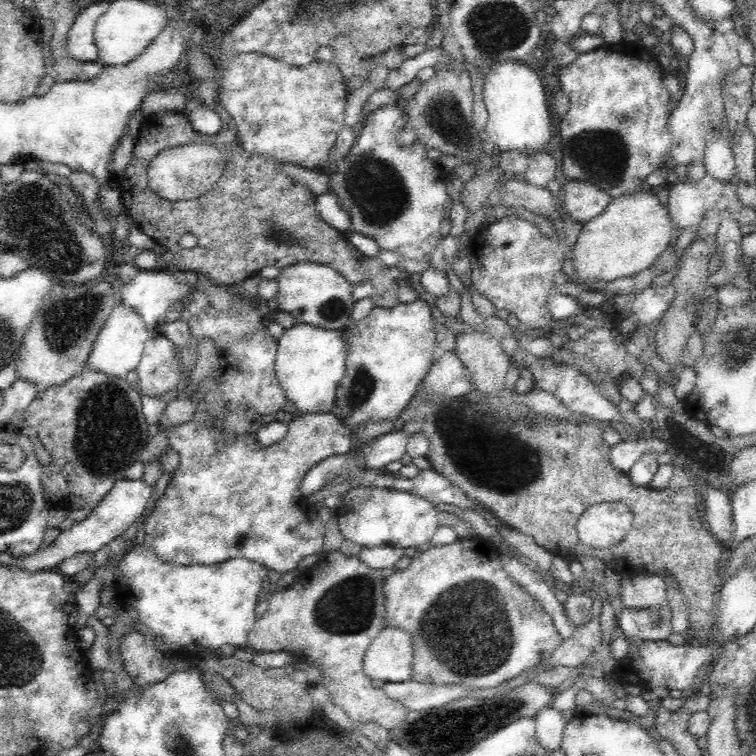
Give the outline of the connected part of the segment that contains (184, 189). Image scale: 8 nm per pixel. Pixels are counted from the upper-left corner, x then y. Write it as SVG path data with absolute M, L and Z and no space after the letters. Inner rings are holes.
M189 143L159 153L149 162L148 186L164 200L192 200L210 193L223 176L230 149L216 144Z

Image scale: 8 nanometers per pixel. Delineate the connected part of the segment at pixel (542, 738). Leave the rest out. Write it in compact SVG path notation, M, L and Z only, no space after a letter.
M551 705L545 706L535 716L536 740L548 752L558 750L566 723L562 711L558 711Z

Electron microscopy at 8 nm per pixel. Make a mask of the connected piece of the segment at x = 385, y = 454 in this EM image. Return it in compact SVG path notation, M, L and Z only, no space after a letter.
M399 428L370 440L361 450L361 464L366 468L384 471L386 464L400 460L407 452L407 440L408 435Z

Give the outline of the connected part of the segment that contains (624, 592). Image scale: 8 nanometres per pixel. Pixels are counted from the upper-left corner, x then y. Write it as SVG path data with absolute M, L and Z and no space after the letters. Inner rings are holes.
M649 572L622 575L620 595L626 608L660 606L667 602L666 581L658 574Z

